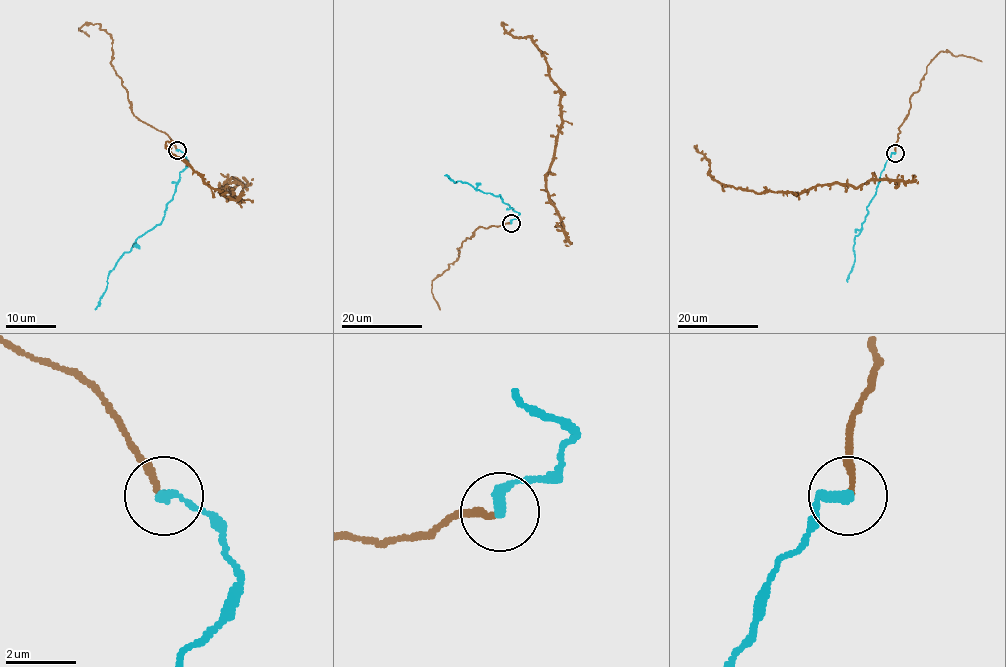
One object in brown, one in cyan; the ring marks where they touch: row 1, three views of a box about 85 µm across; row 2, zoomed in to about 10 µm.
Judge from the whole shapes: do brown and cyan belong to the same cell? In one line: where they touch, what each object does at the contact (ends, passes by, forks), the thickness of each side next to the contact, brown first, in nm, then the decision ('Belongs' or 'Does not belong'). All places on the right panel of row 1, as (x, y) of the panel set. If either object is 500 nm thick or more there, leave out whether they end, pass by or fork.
Place: (895, 153). At the ring brown ends. At the ring cyan ends. Thickness 150 nm (brown) against 320 nm. Belongs

